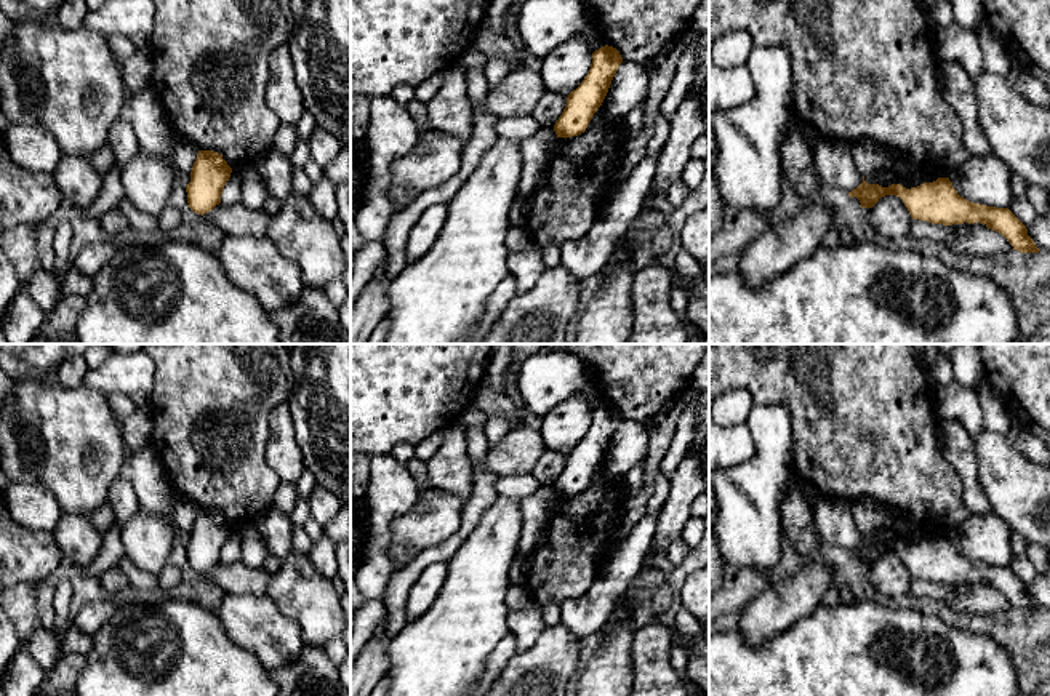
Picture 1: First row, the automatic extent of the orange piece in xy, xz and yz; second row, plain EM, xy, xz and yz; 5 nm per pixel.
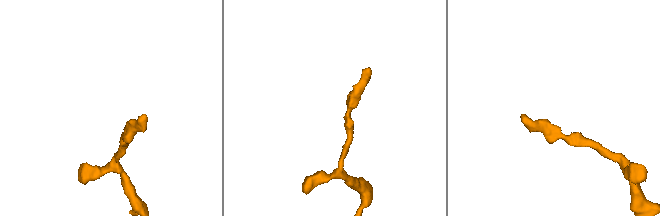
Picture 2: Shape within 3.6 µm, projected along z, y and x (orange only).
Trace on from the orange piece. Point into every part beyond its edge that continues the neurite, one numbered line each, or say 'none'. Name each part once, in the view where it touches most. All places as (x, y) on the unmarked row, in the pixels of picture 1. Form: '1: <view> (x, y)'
none

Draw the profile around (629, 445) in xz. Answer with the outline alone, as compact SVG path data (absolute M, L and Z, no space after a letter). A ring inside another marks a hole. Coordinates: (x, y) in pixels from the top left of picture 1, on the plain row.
M623 419L611 438L608 451L602 461L605 474L613 480L623 477L637 464L643 464L648 451L647 427Z

